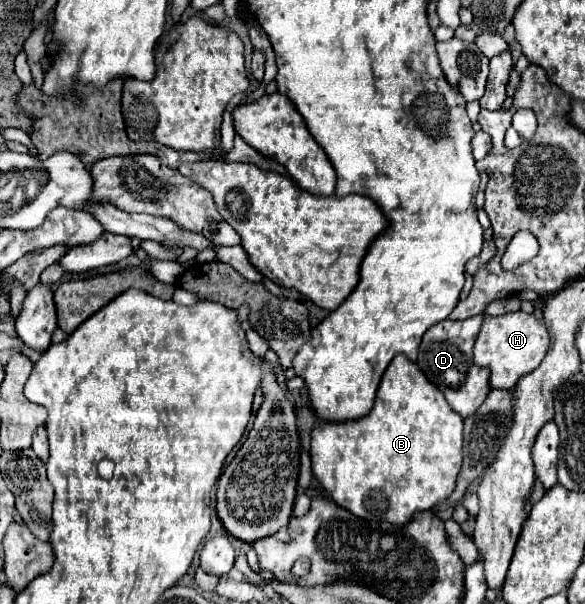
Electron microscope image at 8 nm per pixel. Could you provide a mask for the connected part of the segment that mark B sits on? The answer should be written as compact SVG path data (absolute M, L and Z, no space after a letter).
M395 356L391 360L391 364L387 366L385 374L383 374L383 380L381 380L381 386L379 386L379 392L377 392L377 398L375 398L375 406L373 410L365 416L365 418L359 418L359 420L351 420L351 422L317 422L315 428L313 428L313 434L311 434L311 464L313 464L313 474L317 478L317 482L323 486L323 490L327 492L327 496L331 500L335 500L339 506L343 506L345 510L349 510L351 514L363 518L363 520L385 520L389 524L407 524L409 518L419 512L419 510L433 510L435 506L439 506L445 498L451 496L451 492L455 490L455 480L457 480L457 474L461 470L461 464L463 464L463 418L447 406L445 402L445 396L441 394L441 390L437 390L435 384L431 384L425 374L421 374L419 366L415 362L411 362L407 356Z

